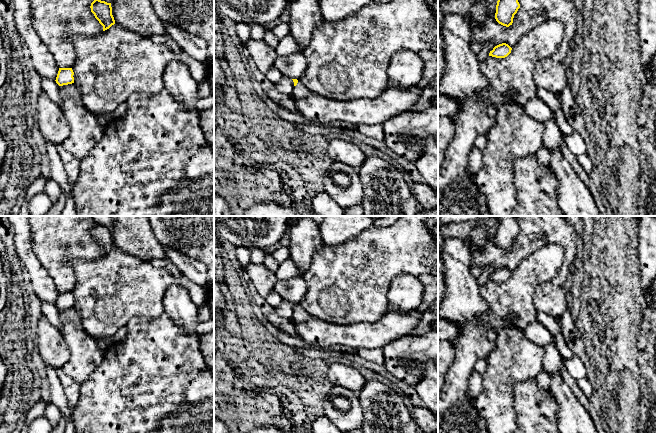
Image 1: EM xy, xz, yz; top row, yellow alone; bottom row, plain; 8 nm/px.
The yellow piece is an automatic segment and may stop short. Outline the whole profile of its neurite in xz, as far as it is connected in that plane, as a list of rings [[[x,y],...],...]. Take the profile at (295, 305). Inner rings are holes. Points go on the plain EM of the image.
[[[292,304],[294,306],[294,312],[292,317],[293,322],[304,322],[310,317],[310,315],[303,309],[303,307],[300,304]]]

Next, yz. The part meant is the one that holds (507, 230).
[[[499,216],[496,229],[495,243],[506,251],[513,247],[514,239],[520,232],[516,216]]]

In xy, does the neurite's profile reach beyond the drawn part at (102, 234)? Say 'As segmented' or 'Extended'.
As segmented

